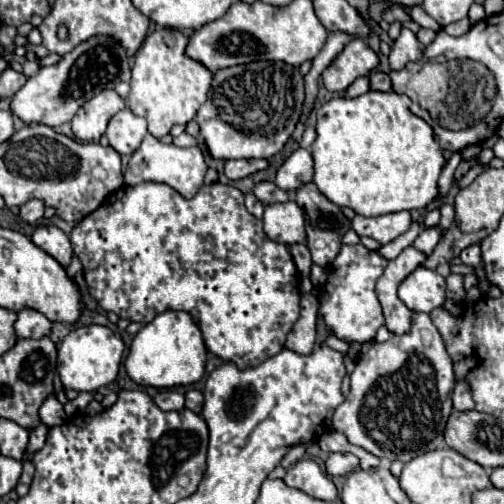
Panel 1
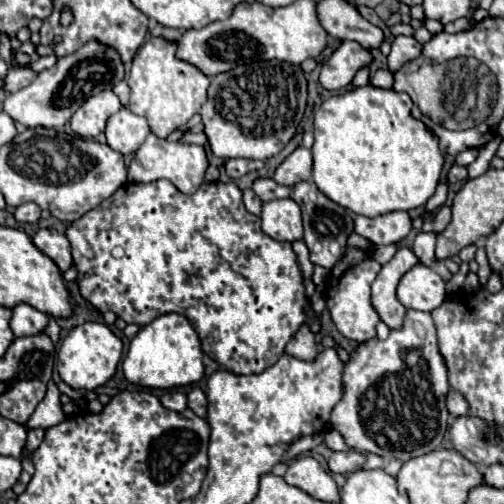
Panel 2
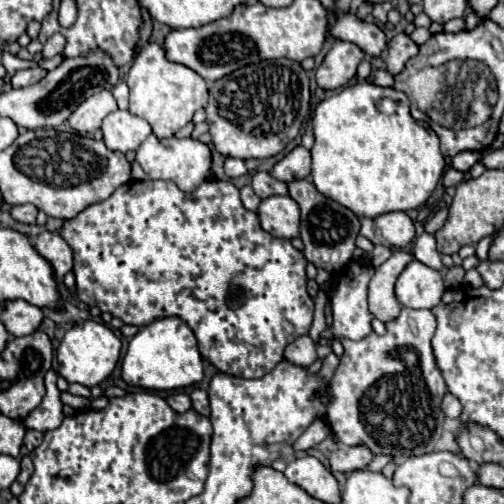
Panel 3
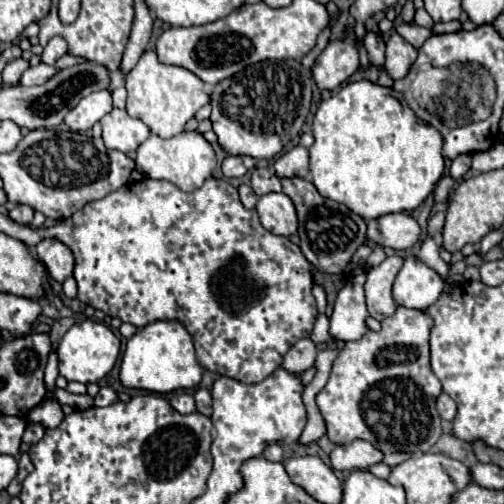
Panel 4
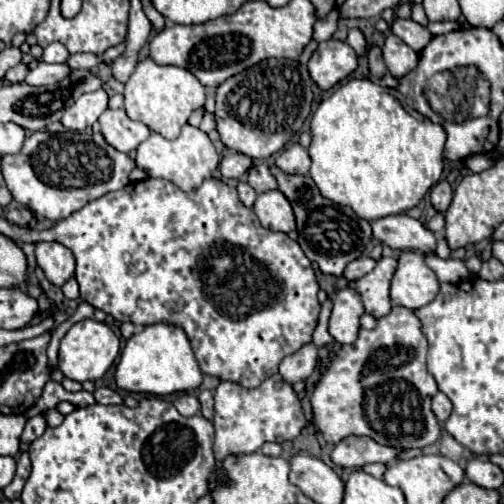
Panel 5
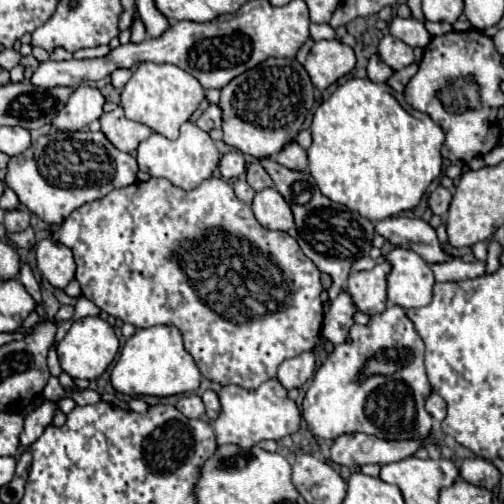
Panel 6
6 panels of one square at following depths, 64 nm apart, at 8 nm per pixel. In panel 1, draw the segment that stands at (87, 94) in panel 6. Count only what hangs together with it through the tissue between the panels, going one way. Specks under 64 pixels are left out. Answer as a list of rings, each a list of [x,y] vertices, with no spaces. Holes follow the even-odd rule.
[[[102,90],[88,100],[72,118],[72,132],[82,142],[98,142],[108,120],[124,108],[124,100],[114,90]]]

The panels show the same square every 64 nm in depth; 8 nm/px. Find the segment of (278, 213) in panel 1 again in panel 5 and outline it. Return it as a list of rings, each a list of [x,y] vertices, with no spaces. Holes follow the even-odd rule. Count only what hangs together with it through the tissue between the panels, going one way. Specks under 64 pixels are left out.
[[[268,190],[258,194],[254,202],[254,212],[260,224],[274,232],[292,232],[296,228],[292,206],[280,190]]]

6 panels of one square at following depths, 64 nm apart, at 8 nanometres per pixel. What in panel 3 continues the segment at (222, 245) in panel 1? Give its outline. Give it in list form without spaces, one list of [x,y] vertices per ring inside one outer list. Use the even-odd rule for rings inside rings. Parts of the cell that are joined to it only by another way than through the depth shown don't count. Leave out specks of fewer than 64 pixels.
[[[146,180],[146,182],[128,182],[124,186],[120,186],[116,192],[112,192],[112,196],[108,196],[102,202],[96,202],[92,206],[88,206],[86,210],[82,210],[76,218],[70,218],[64,222],[64,226],[58,232],[66,244],[72,248],[72,252],[76,254],[76,294],[78,298],[88,304],[88,306],[98,306],[100,312],[108,312],[112,316],[118,316],[124,324],[134,324],[134,326],[146,326],[158,318],[166,318],[166,316],[178,316],[182,318],[190,330],[194,332],[196,340],[198,340],[198,350],[202,354],[204,360],[208,360],[212,366],[216,366],[222,374],[230,374],[236,378],[262,378],[266,376],[282,358],[284,358],[284,348],[288,346],[288,340],[296,340],[298,336],[308,334],[310,326],[312,326],[312,316],[314,316],[314,300],[310,298],[308,290],[306,290],[306,260],[304,254],[300,250],[296,250],[290,240],[286,238],[276,238],[268,232],[262,230],[258,214],[250,212],[242,206],[240,202],[240,192],[232,182],[222,182],[222,180],[206,180],[200,188],[196,188],[194,192],[186,194],[180,188],[176,188],[176,184],[168,182],[168,180]]]

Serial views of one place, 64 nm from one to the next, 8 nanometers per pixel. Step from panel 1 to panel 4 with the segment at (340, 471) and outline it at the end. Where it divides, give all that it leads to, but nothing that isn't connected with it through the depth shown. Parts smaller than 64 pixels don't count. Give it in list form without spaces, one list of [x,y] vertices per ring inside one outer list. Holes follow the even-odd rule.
[[[354,440],[350,444],[336,446],[330,452],[330,462],[334,470],[362,470],[382,462],[382,458],[384,454],[368,440]]]

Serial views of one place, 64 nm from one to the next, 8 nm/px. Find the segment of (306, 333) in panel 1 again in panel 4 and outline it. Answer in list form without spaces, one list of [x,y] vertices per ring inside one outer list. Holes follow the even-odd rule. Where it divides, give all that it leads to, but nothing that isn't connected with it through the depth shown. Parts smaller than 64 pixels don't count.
[[[304,338],[300,342],[296,342],[284,356],[284,362],[282,362],[282,368],[290,374],[304,374],[308,368],[314,366],[316,362],[316,354],[318,354],[318,348],[316,344],[310,340],[310,338]]]

